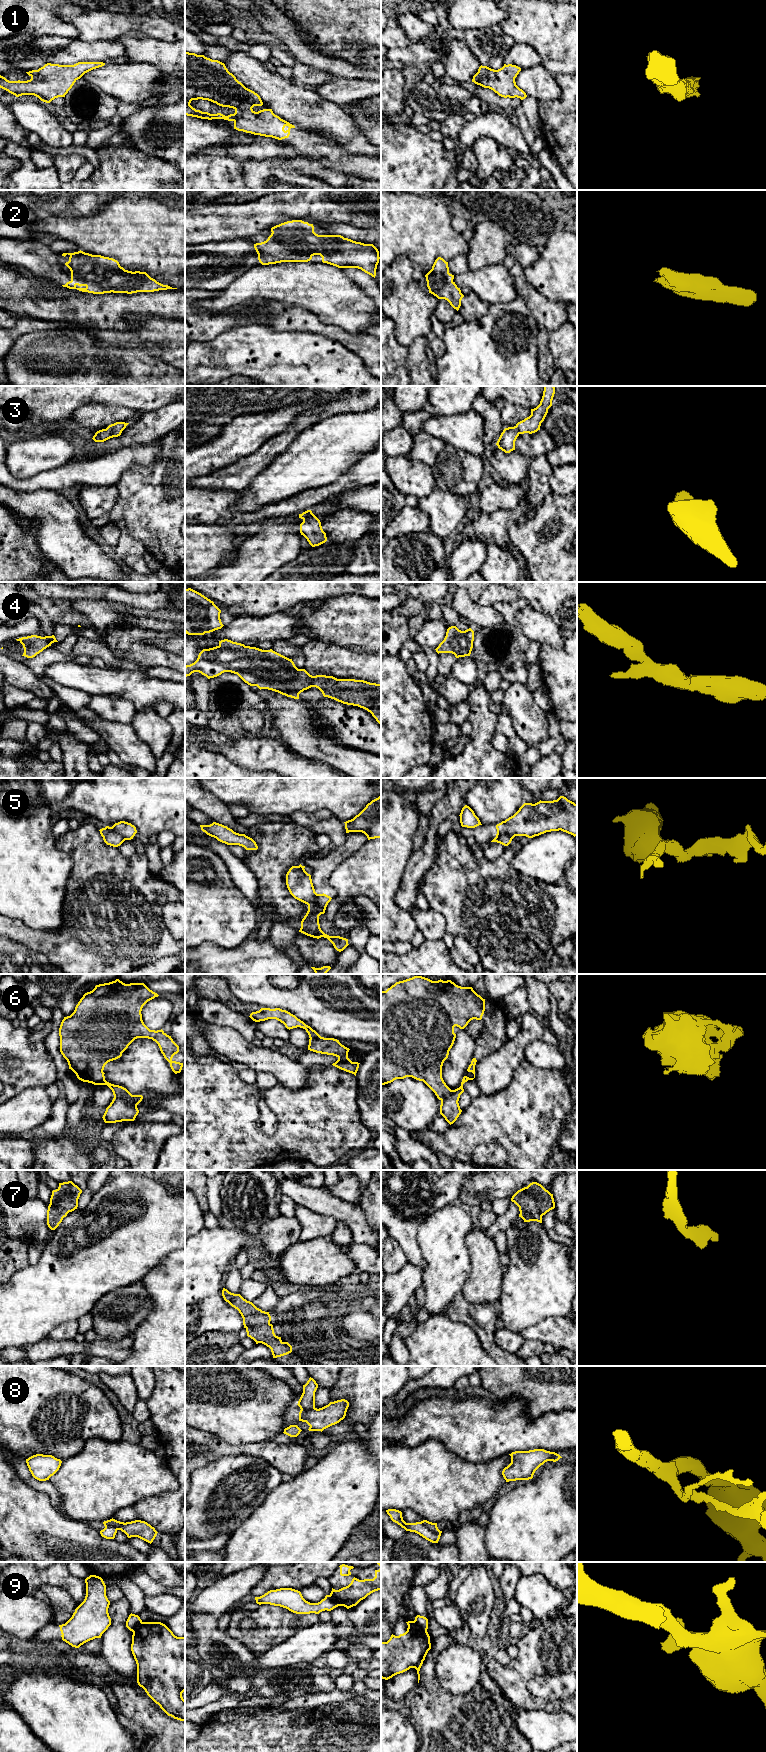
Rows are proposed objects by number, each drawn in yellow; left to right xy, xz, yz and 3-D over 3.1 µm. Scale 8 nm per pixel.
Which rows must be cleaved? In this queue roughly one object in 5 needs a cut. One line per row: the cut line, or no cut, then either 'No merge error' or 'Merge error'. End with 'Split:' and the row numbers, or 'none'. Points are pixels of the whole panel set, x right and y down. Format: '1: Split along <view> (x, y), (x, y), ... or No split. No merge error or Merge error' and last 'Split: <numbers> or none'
1: No split. No merge error
2: No split. No merge error
3: No split. No merge error
4: No split. No merge error
5: Split along xz (317, 894), (316, 902), (308, 905). Merge error
6: No split. No merge error
7: No split. No merge error
8: Split along yz (422, 1521), (429, 1529), (440, 1533). Merge error
9: Split along yz (413, 1621), (426, 1631). Merge error
Split: 5, 8, 9

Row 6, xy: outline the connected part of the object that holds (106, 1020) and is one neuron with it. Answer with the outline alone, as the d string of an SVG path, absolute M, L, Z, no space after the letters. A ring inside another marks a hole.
M116 979L109 983L96 985L92 991L85 993L76 1005L74 1012L70 1016L64 1017L61 1022L59 1028L60 1052L67 1060L69 1069L76 1074L79 1080L94 1085L107 1085L113 1092L114 1098L102 1117L105 1123L134 1121L139 1113L137 1105L142 1101L143 1096L132 1095L126 1088L107 1082L104 1076L105 1073L103 1072L105 1065L110 1061L120 1058L122 1053L135 1039L152 1039L158 1044L164 1058L170 1063L172 1071L177 1074L182 1070L183 1063L172 1060L173 1056L179 1052L179 1046L162 1029L157 1031L150 1030L142 1020L141 1011L143 1006L158 996L157 993L150 990L144 983L125 984Z

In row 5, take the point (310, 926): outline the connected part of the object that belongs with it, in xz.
M317 894L317 903L313 905L308 905L308 911L301 921L301 928L299 932L313 937L313 938L327 938L334 946L334 948L341 952L349 944L348 939L340 936L329 936L325 934L319 924L319 916L325 913L328 903L331 901L331 897L326 894Z

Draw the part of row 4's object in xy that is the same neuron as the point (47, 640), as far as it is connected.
M31 635L16 640L23 645L24 653L22 656L25 656L27 658L35 657L44 649L51 646L52 643L58 642L54 635L45 637Z

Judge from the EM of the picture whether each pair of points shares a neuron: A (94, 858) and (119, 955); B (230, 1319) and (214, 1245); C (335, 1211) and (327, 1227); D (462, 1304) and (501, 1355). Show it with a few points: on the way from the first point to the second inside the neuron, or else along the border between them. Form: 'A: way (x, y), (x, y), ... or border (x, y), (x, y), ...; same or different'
A: way (102, 882), (105, 894), (112, 902), (112, 931); same
B: way (213, 1301), (213, 1264); same
C: border (310, 1208), (319, 1213), (332, 1216), (337, 1220); different
D: way (468, 1317), (486, 1336), (488, 1342); same

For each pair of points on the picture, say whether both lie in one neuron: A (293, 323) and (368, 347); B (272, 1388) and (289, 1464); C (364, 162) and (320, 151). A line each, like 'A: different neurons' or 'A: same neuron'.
A: same neuron
B: different neurons
C: same neuron

